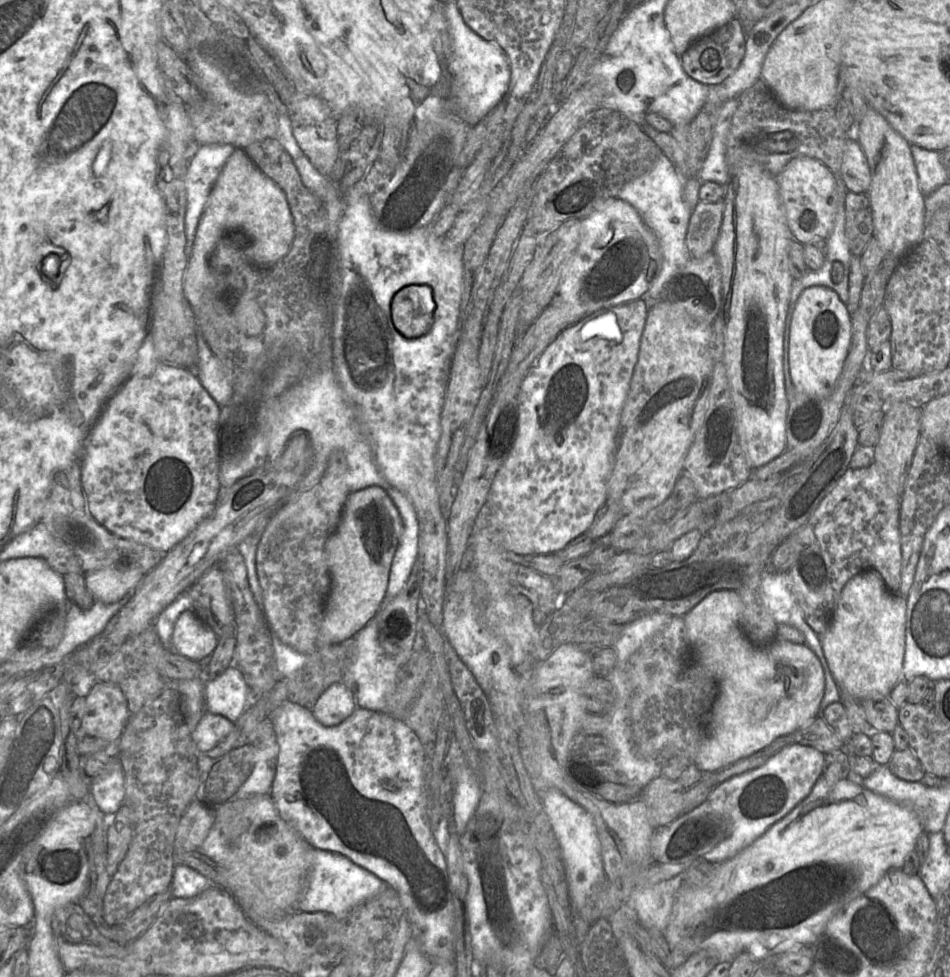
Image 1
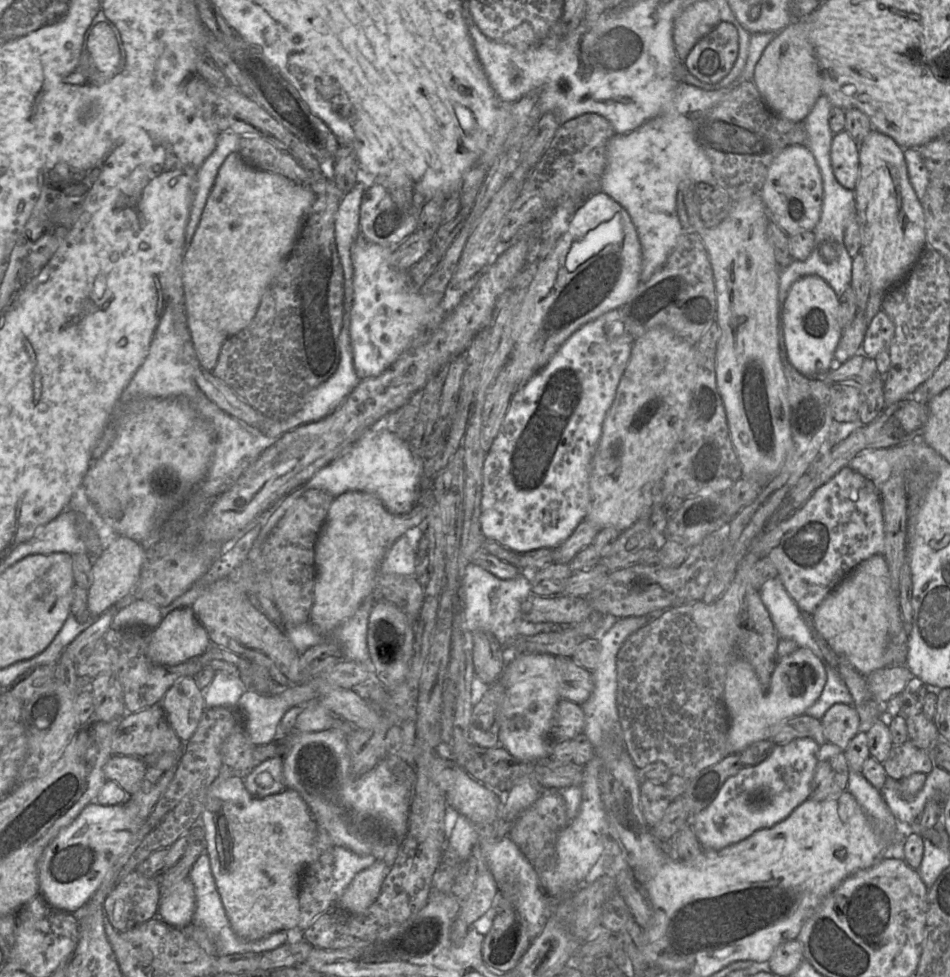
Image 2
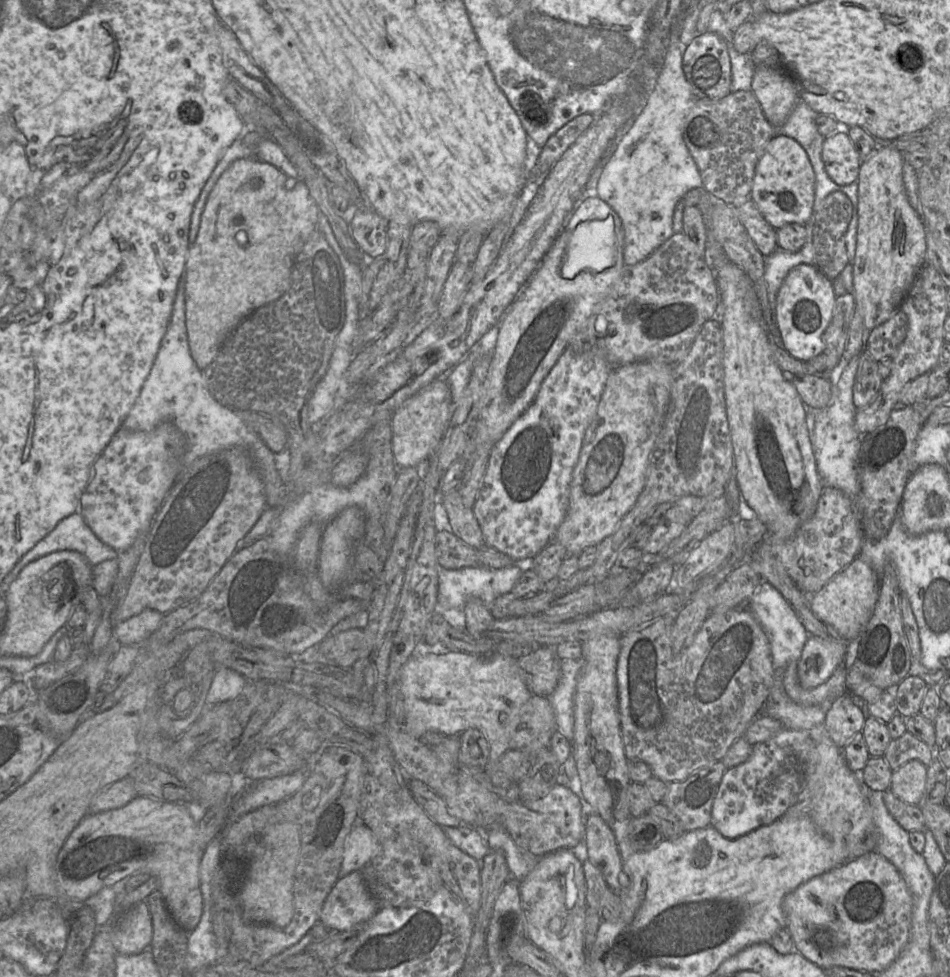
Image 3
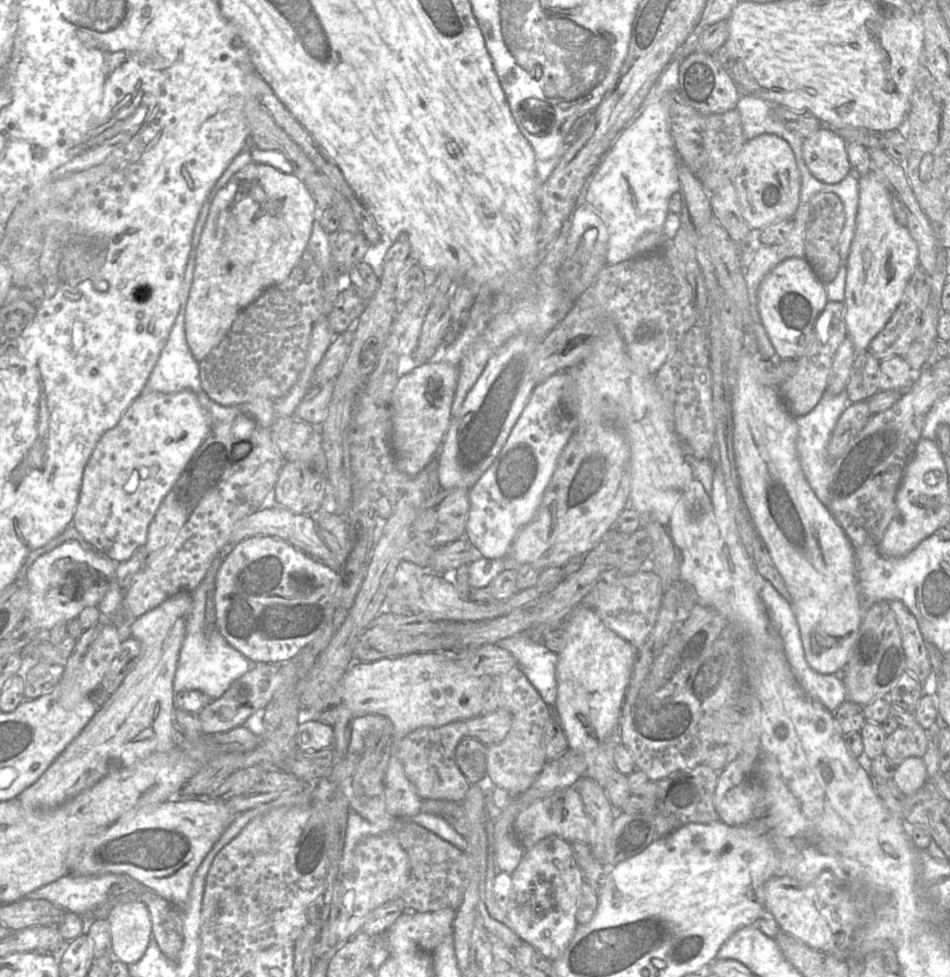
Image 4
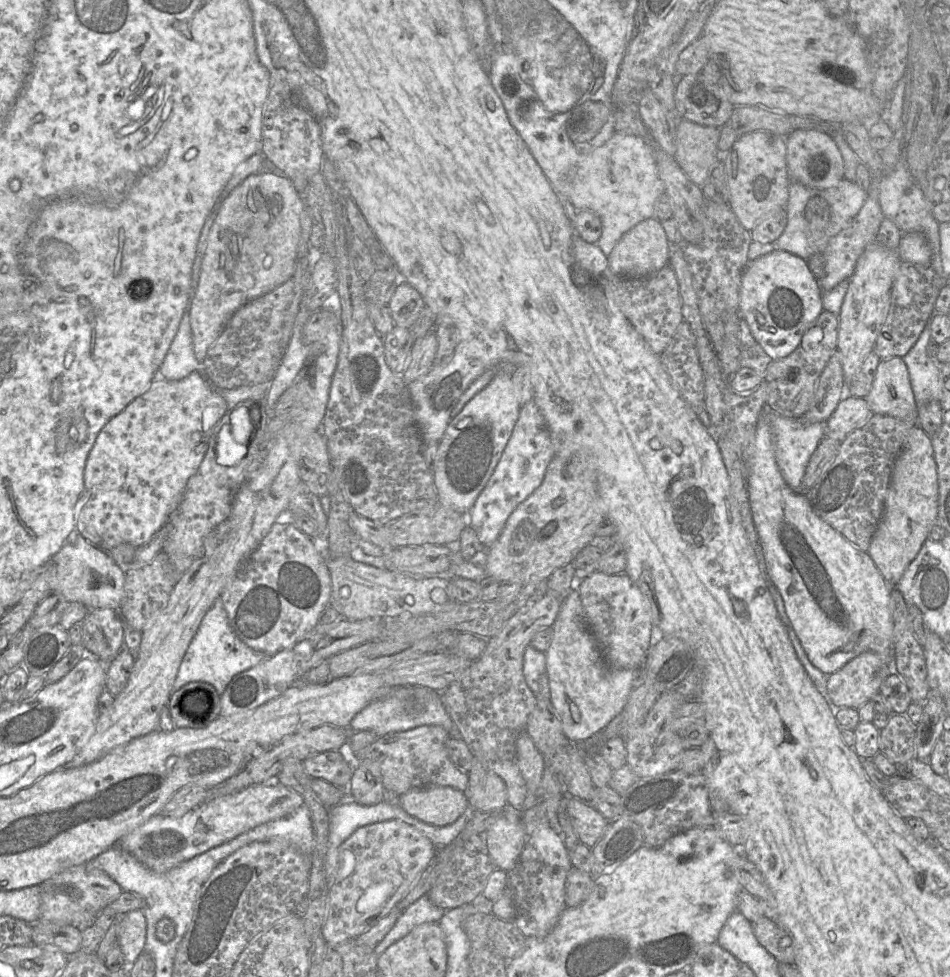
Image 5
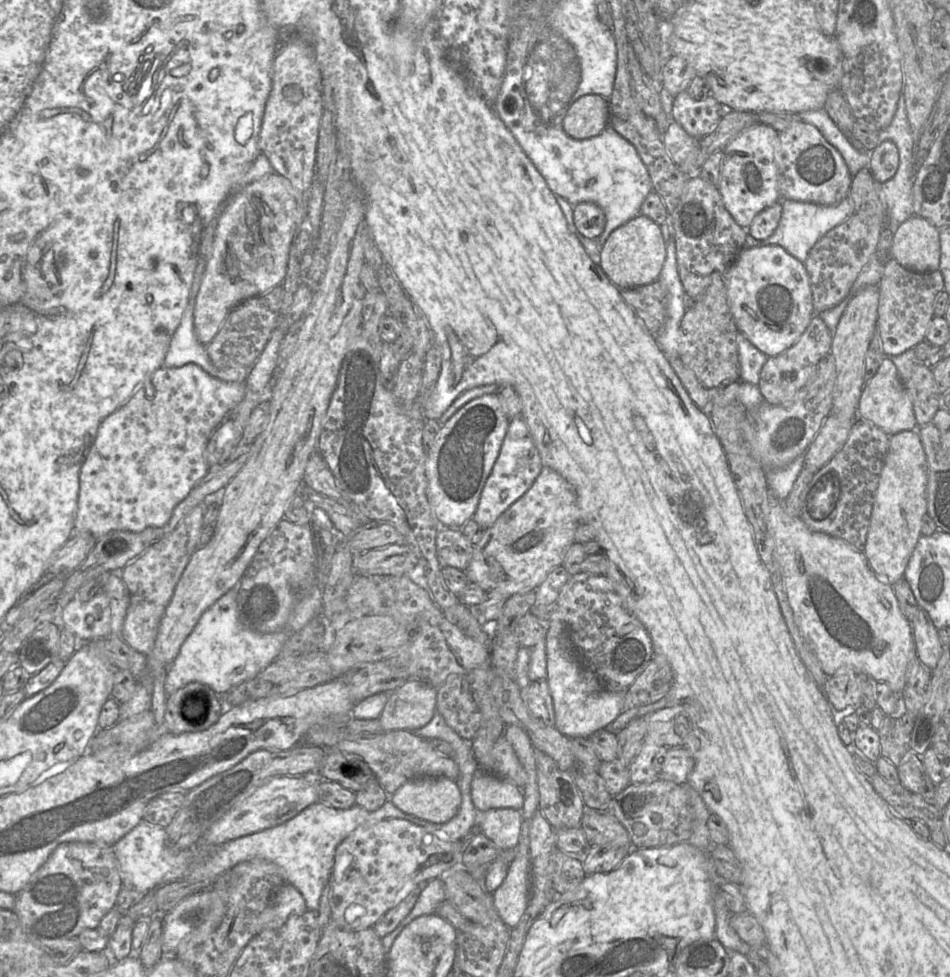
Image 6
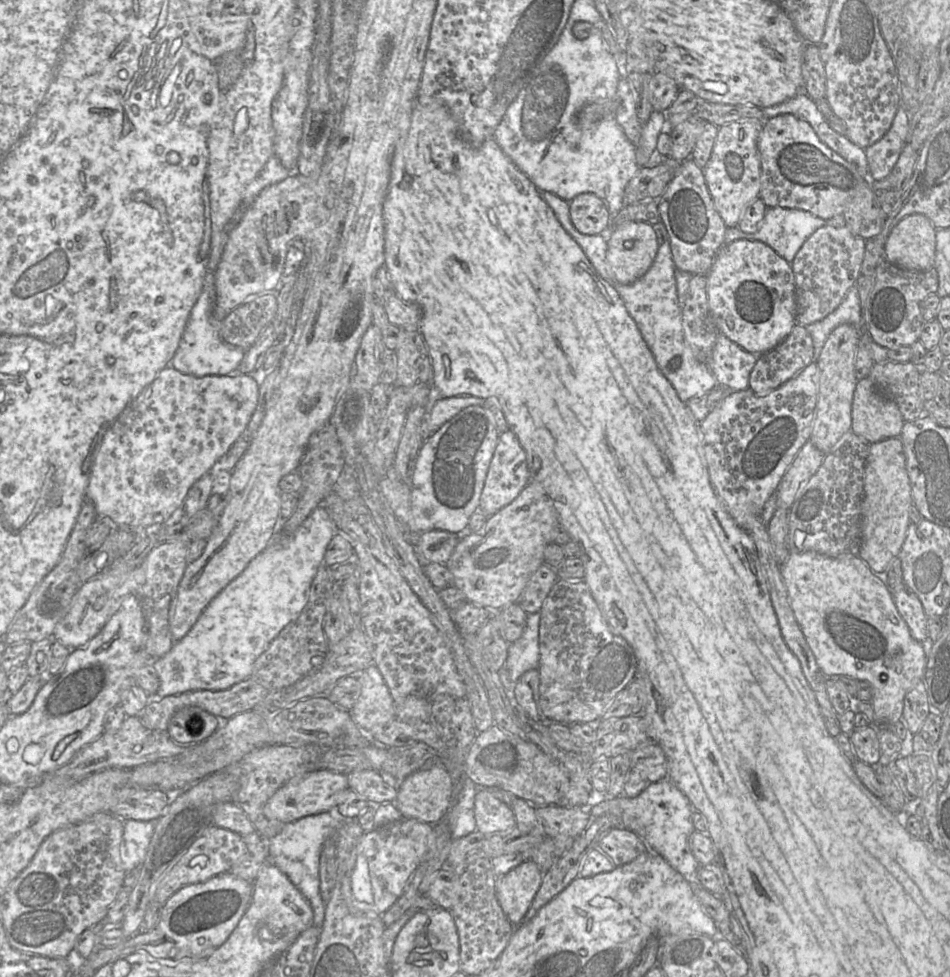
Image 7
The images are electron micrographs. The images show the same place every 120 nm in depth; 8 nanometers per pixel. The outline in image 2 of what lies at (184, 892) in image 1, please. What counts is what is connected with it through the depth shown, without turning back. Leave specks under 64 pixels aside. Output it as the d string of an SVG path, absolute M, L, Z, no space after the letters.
M203 852L199 856L189 872L189 878L194 886L196 897L196 909L193 918L194 927L192 929L201 929L207 934L213 943L214 955L227 956L238 953L263 953L282 947L294 939L301 939L294 934L294 931L284 930L273 932L259 940L245 940L238 937L231 928L211 871L210 858L207 853Z

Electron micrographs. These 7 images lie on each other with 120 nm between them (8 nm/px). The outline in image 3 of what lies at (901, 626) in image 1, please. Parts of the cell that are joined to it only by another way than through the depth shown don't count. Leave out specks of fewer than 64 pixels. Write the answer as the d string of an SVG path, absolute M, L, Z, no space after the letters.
M860 557L835 575L820 591L811 595L809 607L815 617L842 641L857 638L870 620L879 597L879 577Z

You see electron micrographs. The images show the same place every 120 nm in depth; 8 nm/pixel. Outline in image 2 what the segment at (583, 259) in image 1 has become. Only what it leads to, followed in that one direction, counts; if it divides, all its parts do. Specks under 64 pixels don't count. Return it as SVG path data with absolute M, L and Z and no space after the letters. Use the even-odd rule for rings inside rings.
M603 192L587 198L572 216L569 227L557 240L553 250L538 265L537 272L512 322L514 347L509 360L516 365L519 386L539 372L553 357L561 345L580 327L606 312L620 308L634 293L641 282L642 253L637 230L628 212L614 199ZM613 216L620 216L622 240L609 244L597 254L570 272L565 267L566 256L573 242L581 240L590 230Z

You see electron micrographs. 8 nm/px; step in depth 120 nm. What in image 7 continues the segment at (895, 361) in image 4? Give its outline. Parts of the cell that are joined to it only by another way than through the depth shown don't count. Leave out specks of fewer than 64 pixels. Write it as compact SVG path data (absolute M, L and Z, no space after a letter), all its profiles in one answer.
M869 377L857 382L852 401L851 431L873 444L899 437L904 423L897 404L883 396Z

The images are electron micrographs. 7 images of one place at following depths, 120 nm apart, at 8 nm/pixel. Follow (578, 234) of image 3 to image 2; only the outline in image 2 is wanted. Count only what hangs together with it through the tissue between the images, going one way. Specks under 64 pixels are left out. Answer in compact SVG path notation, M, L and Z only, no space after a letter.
M613 216L590 230L581 240L572 243L566 256L565 267L574 271L579 265L597 254L609 244L622 240L623 230L620 216Z

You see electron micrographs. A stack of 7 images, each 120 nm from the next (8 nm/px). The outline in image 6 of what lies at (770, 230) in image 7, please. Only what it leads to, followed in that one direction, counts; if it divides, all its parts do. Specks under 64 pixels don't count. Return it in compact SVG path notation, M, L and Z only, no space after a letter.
M848 197L834 206L822 206L809 202L799 202L794 200L781 200L782 214L779 224L774 233L765 240L757 240L749 234L745 240L744 248L753 248L766 245L778 245L784 248L790 255L804 263L809 251L815 243L828 231L843 223L854 212L853 205Z

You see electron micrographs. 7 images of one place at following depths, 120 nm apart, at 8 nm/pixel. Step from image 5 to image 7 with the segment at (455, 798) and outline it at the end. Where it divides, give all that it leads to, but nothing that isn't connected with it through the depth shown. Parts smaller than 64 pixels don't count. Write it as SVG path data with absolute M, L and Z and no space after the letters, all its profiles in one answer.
M435 764L430 769L421 769L408 776L399 786L394 805L405 818L413 818L429 824L444 819L451 808L452 780L448 771Z

